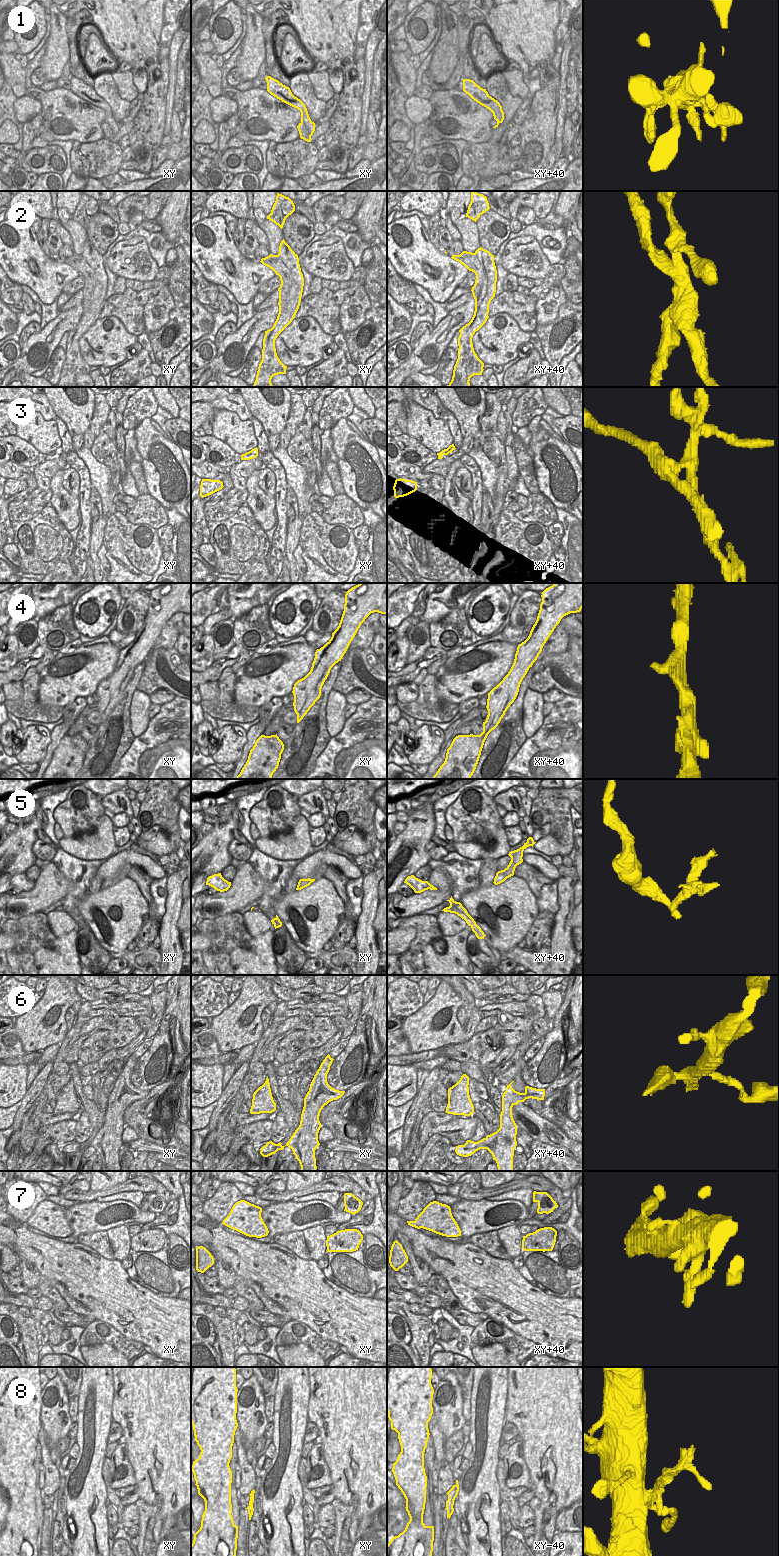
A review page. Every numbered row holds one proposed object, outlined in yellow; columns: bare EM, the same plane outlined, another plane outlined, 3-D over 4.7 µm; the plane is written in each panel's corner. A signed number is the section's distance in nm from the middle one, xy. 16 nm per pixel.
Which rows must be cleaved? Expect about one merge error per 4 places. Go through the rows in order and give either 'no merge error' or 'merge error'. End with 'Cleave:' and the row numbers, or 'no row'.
1: no merge error
2: merge error
3: merge error
4: no merge error
5: no merge error
6: no merge error
7: no merge error
8: merge error
Cleave: 2, 3, 8

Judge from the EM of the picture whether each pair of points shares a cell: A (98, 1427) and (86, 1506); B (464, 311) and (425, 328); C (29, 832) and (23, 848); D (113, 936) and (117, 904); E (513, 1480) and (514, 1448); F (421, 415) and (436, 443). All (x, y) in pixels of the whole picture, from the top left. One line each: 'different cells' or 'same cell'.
A: same cell
B: different cells
C: same cell
D: same cell
E: same cell
F: same cell

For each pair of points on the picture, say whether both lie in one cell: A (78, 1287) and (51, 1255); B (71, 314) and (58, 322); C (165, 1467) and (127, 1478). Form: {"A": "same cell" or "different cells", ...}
{"A": "same cell", "B": "same cell", "C": "different cells"}

